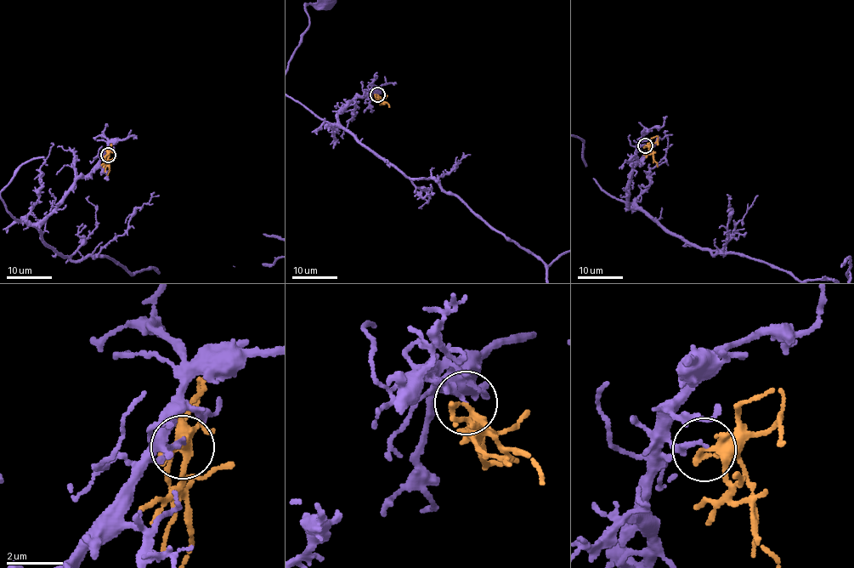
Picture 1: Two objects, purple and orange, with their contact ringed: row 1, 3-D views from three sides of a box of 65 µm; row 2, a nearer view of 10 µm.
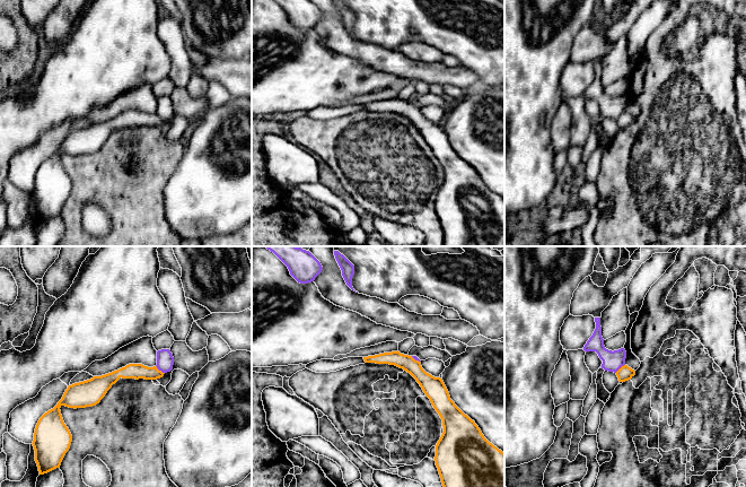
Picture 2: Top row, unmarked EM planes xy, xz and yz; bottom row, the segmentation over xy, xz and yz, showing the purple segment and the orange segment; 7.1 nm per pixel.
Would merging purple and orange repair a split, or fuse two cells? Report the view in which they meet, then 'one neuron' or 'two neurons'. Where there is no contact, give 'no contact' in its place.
xy | two neurons

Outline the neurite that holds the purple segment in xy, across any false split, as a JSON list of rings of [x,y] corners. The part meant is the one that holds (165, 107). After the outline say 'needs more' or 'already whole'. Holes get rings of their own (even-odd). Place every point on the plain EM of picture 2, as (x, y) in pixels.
[[[169,96],[157,98],[157,115],[163,120],[170,119],[174,112],[174,104]]] | already whole

